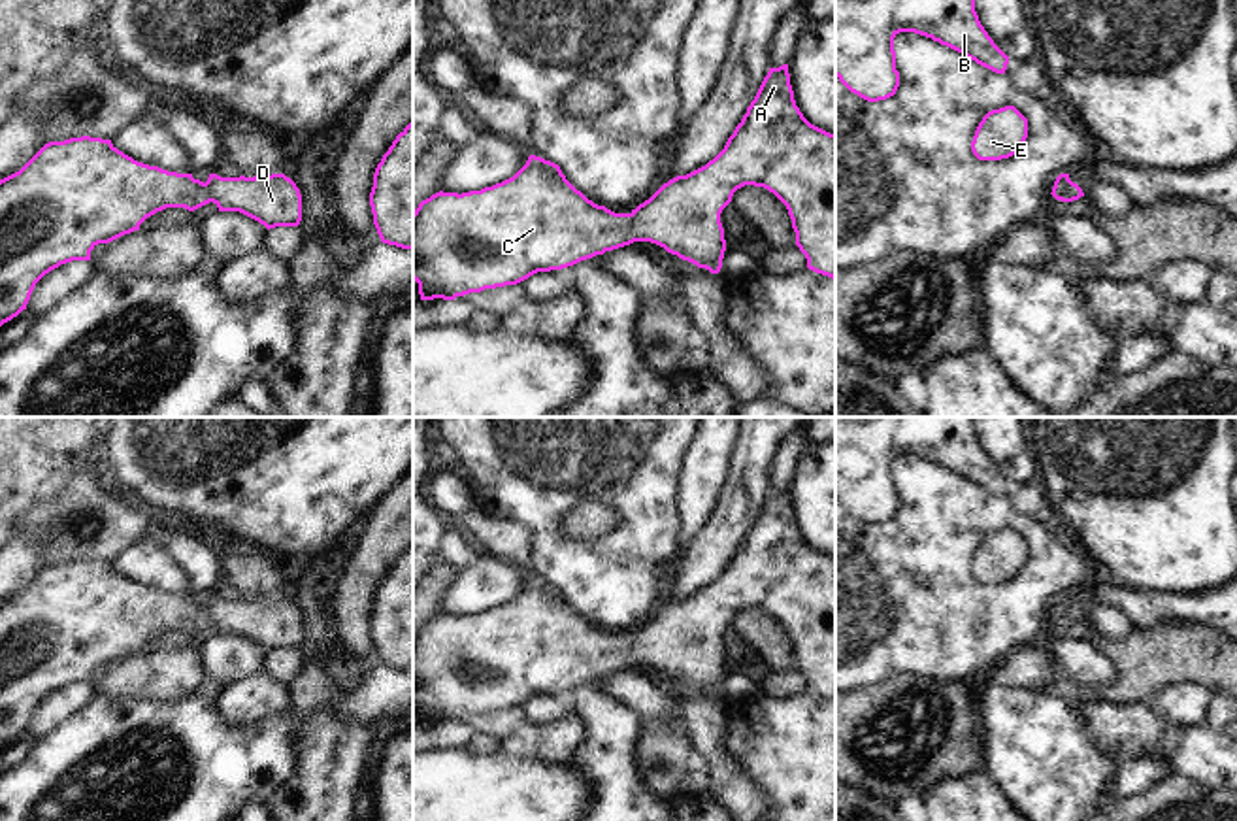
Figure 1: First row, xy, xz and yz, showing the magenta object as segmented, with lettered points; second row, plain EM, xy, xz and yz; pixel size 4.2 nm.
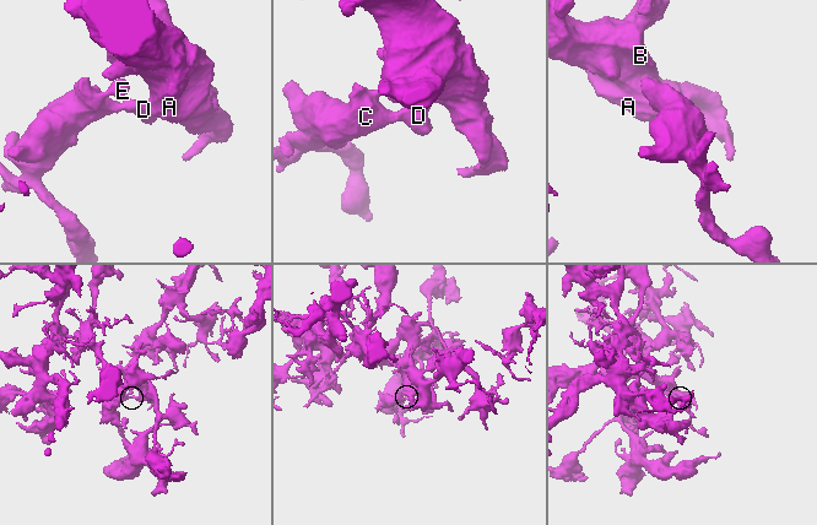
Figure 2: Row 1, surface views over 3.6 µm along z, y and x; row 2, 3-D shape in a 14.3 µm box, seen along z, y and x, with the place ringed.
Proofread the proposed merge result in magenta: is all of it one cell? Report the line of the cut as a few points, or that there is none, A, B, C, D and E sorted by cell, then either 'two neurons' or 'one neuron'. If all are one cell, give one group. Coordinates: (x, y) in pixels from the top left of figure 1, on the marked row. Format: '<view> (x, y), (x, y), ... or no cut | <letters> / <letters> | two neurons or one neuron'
no cut | A B C D E | one neuron

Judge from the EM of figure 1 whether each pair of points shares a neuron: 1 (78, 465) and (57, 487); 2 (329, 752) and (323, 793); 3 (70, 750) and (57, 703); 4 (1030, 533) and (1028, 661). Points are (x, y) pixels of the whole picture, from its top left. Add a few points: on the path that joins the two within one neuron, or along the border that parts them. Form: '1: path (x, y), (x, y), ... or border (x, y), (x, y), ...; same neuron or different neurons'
1: path (72, 470), (61, 482); same neuron
2: path (329, 761), (327, 784); same neuron
3: border (95, 693), (83, 706), (34, 742); different neurons
4: border (1026, 644), (1009, 652), (989, 670); different neurons

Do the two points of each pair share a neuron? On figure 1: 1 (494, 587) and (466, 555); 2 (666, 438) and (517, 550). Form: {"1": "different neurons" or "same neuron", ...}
{"1": "different neurons", "2": "different neurons"}

